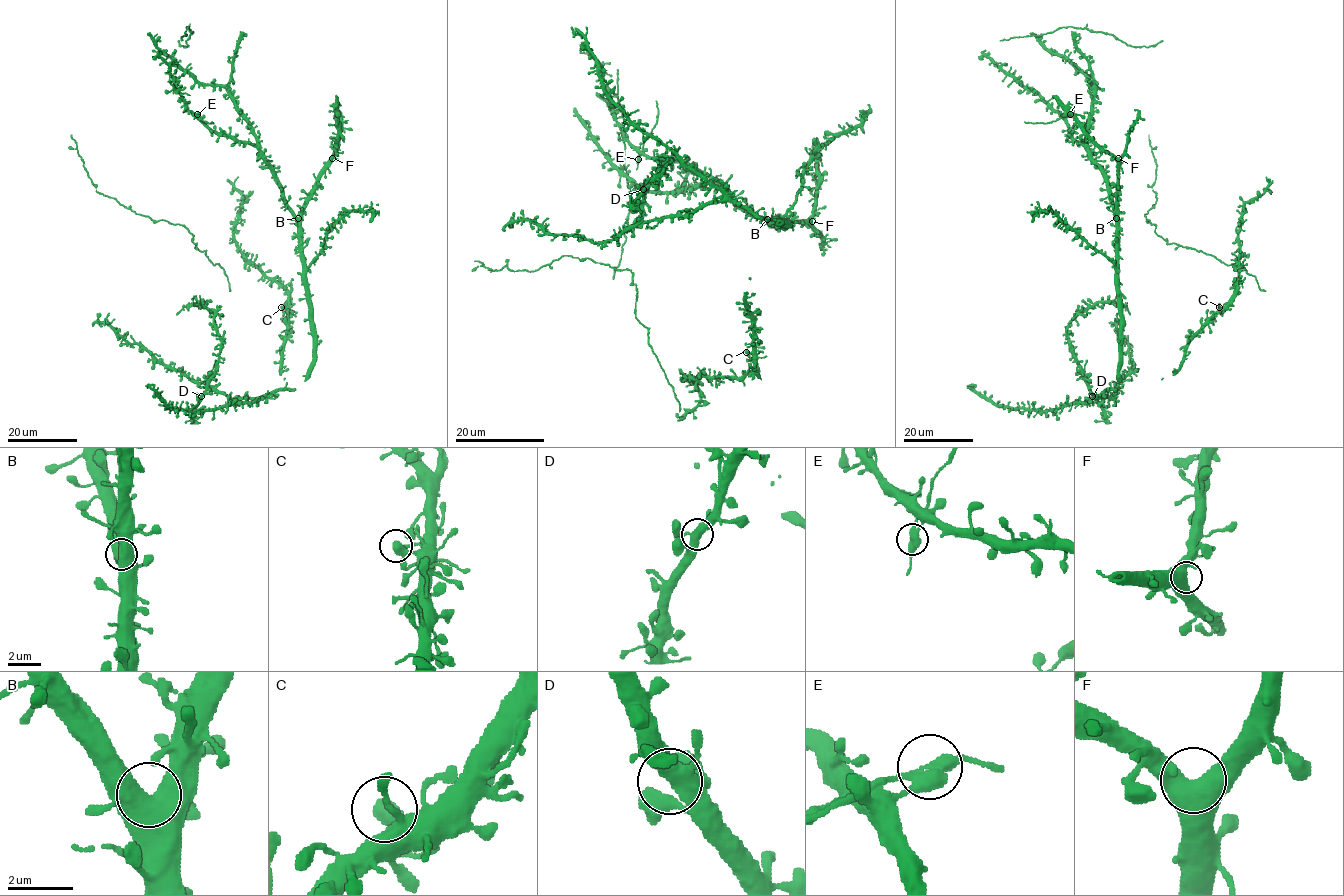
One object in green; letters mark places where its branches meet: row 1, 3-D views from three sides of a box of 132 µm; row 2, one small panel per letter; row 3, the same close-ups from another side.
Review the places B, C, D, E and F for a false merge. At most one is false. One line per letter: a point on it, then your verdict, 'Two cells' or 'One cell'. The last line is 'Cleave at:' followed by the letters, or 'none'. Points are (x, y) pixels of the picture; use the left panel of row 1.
B: Place: (298, 218). One cell
C: Place: (281, 307). One cell
D: Place: (201, 396). One cell
E: Place: (197, 114). Two cells
F: Place: (332, 158). One cell
Cleave at: E

